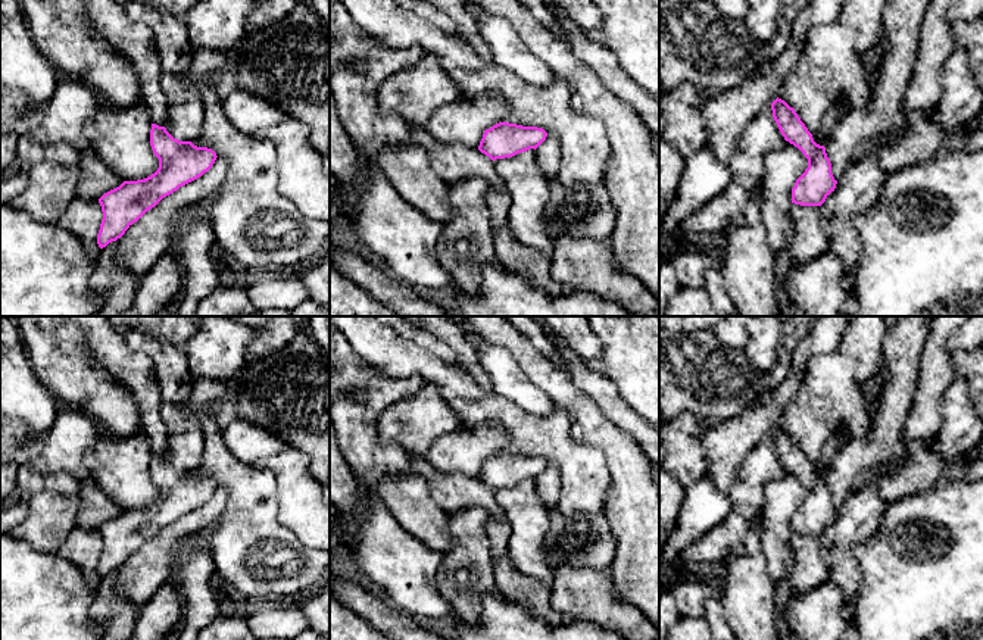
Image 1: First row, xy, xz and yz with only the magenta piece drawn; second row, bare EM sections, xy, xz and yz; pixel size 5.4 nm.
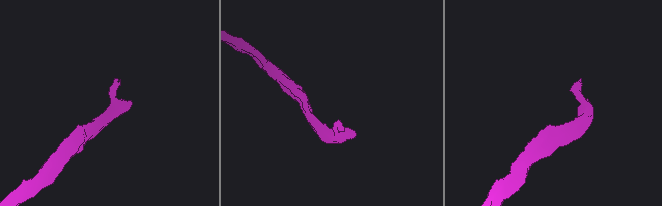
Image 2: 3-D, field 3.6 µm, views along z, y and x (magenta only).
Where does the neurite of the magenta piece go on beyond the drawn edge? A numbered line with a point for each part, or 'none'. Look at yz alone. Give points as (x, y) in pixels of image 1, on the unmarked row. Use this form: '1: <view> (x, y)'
none

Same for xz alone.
none

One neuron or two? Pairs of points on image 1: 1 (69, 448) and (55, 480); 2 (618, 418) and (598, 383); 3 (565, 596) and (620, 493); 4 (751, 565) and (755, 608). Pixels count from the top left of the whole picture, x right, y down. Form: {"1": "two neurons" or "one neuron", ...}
{"1": "two neurons", "2": "one neuron", "3": "two neurons", "4": "one neuron"}

